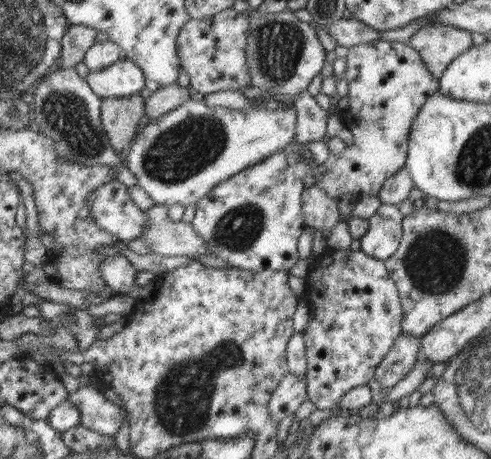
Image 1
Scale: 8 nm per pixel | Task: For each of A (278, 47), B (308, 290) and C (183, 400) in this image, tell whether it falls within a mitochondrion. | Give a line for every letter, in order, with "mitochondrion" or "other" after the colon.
A: mitochondrion
B: other
C: mitochondrion

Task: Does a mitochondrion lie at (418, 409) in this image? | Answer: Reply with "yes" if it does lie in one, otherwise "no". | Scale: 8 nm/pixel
no

